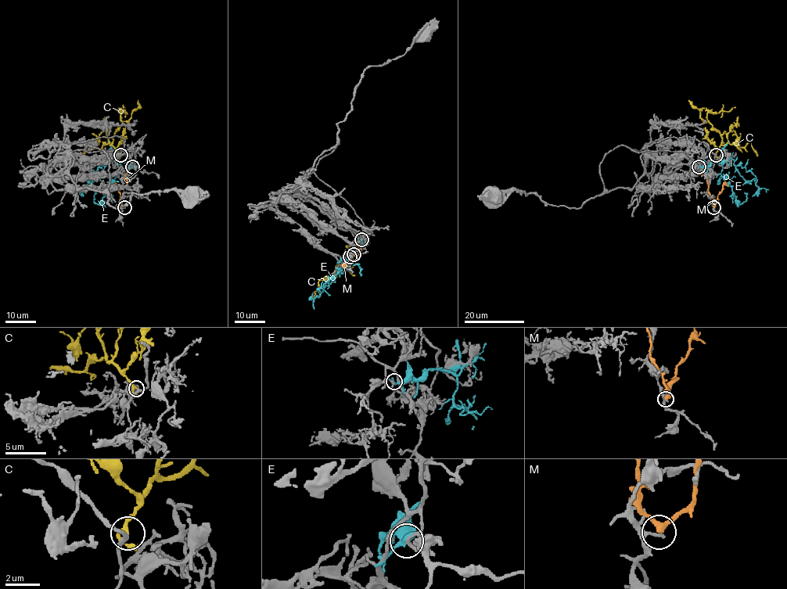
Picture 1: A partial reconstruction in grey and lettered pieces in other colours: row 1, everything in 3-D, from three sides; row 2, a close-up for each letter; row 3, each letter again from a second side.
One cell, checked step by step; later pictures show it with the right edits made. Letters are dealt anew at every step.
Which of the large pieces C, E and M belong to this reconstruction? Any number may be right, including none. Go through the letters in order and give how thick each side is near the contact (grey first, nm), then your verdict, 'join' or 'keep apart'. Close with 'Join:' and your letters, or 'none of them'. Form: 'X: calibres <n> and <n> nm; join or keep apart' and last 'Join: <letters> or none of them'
C: calibres 220 and 170 nm; join
E: calibres 240 and 200 nm; keep apart
M: calibres 140 and 320 nm; keep apart
Join: C

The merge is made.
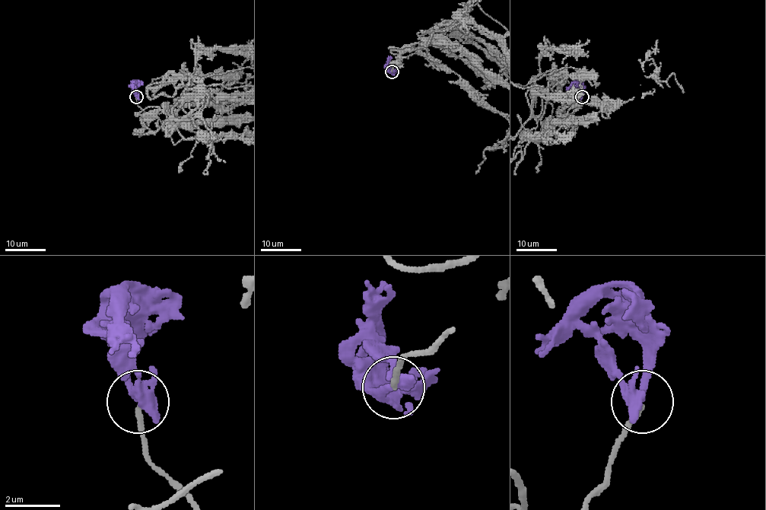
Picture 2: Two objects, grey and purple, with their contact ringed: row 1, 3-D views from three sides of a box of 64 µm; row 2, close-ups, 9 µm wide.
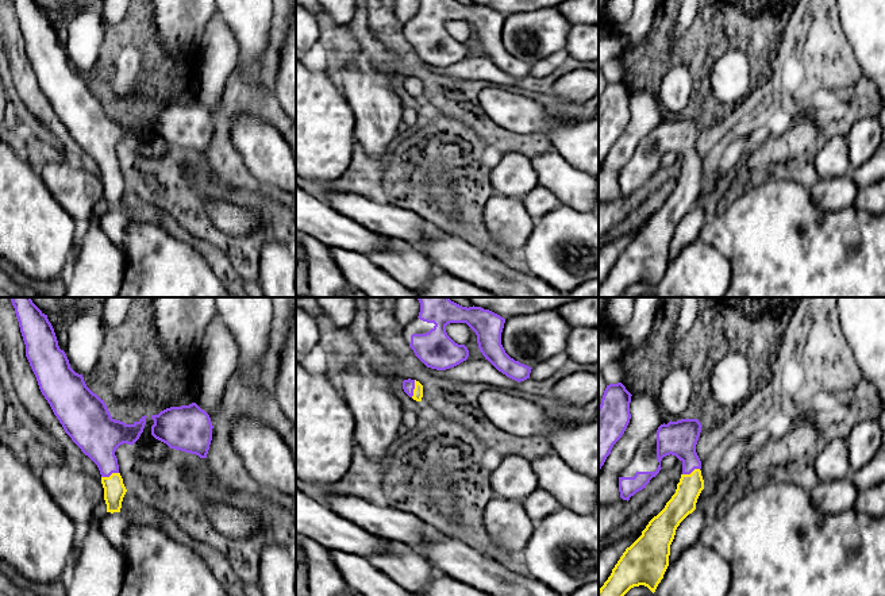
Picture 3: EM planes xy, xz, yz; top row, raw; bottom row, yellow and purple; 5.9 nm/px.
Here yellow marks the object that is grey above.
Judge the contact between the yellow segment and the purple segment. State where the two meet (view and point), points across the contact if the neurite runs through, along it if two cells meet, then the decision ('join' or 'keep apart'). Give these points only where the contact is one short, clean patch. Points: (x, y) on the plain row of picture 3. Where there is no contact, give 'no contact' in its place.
contact xy (110, 173); way xy (114, 185), (110, 173), (99, 133); join

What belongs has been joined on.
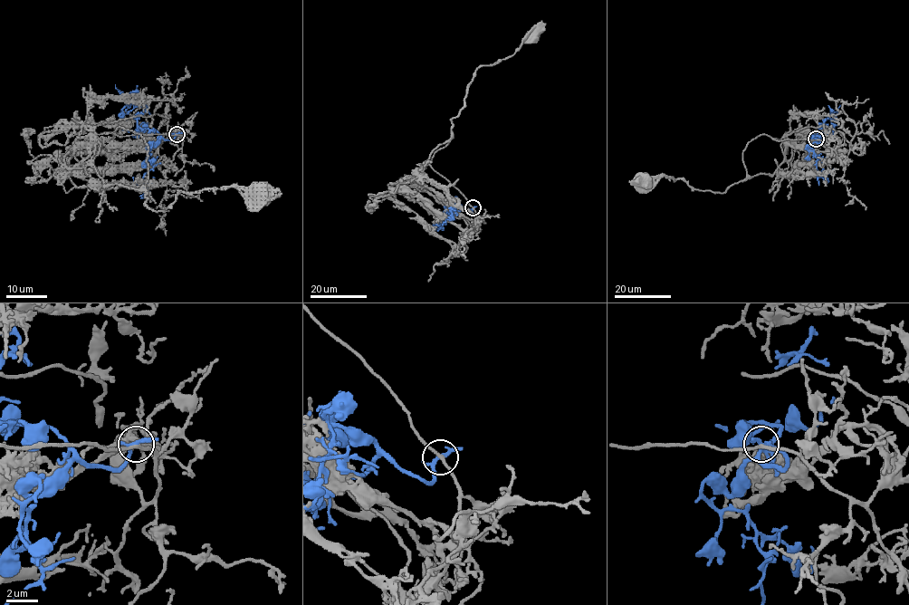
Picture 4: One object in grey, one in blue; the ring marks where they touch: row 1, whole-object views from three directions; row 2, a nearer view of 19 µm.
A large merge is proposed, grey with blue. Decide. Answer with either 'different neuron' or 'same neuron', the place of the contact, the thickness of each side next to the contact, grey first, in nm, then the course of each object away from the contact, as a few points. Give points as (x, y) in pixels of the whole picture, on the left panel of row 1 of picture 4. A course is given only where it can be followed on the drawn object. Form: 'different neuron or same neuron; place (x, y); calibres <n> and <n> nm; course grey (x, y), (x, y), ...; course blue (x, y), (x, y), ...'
different neuron; place (177, 134); calibres 180 and 240 nm; course grey (177, 134), (114, 132), (121, 127), (144, 140), (146, 204), (155, 211), (181, 191), (248, 187), (263, 194); course blue (177, 134), (168, 140), (140, 128), (138, 118), (147, 107), (130, 103), (122, 110), (122, 130)

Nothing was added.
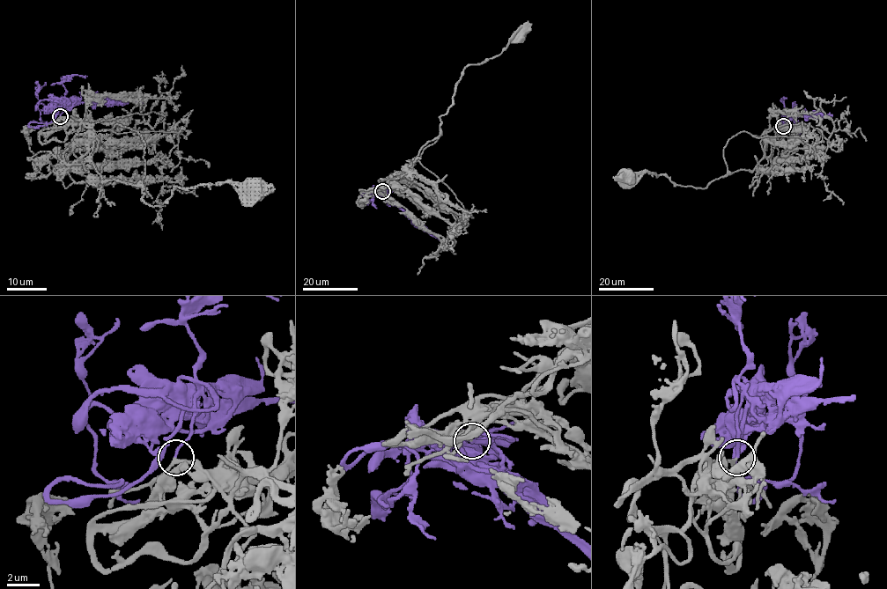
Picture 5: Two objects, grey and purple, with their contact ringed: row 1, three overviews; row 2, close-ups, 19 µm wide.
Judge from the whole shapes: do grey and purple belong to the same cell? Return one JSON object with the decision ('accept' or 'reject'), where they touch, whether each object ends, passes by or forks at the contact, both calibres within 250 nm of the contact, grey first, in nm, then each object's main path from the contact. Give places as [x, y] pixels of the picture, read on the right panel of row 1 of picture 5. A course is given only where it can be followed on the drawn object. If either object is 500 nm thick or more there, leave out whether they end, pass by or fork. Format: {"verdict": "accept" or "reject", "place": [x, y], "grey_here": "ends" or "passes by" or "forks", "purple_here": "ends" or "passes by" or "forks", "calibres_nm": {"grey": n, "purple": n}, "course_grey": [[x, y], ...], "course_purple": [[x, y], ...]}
{"verdict": "accept", "place": [783, 126], "grey_here": "passes by", "purple_here": "forks", "calibres_nm": {"grey": 170, "purple": 90}, "course_grey": [[783, 126], [752, 171], [738, 170], [705, 188], [677, 186], [647, 172], [628, 176]], "course_purple": [[783, 126], [785, 121], [797, 116], [831, 116]]}

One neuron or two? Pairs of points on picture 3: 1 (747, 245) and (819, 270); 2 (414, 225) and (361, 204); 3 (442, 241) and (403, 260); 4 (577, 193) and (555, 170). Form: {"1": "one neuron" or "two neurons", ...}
{"1": "one neuron", "2": "one neuron", "3": "two neurons", "4": "one neuron"}

